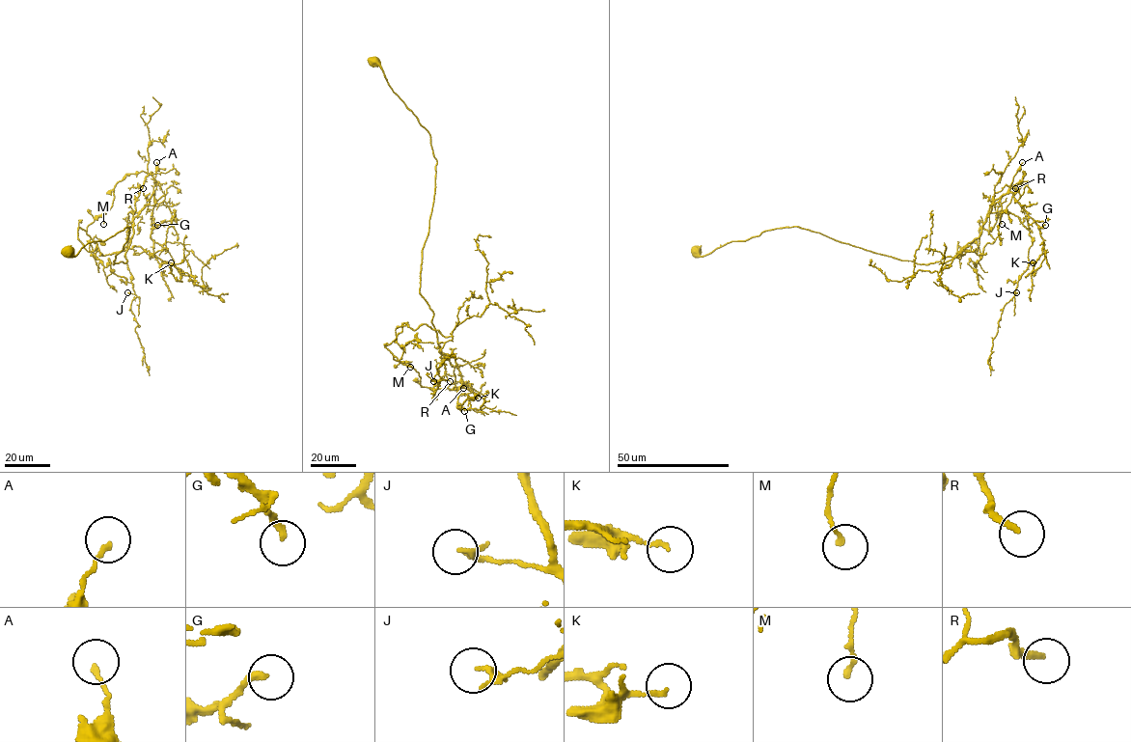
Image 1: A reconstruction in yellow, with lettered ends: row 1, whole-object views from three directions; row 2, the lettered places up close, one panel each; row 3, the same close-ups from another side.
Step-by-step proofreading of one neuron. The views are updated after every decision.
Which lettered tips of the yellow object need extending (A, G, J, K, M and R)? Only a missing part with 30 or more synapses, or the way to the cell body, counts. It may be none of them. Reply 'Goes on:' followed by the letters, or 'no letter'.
Goes on: G

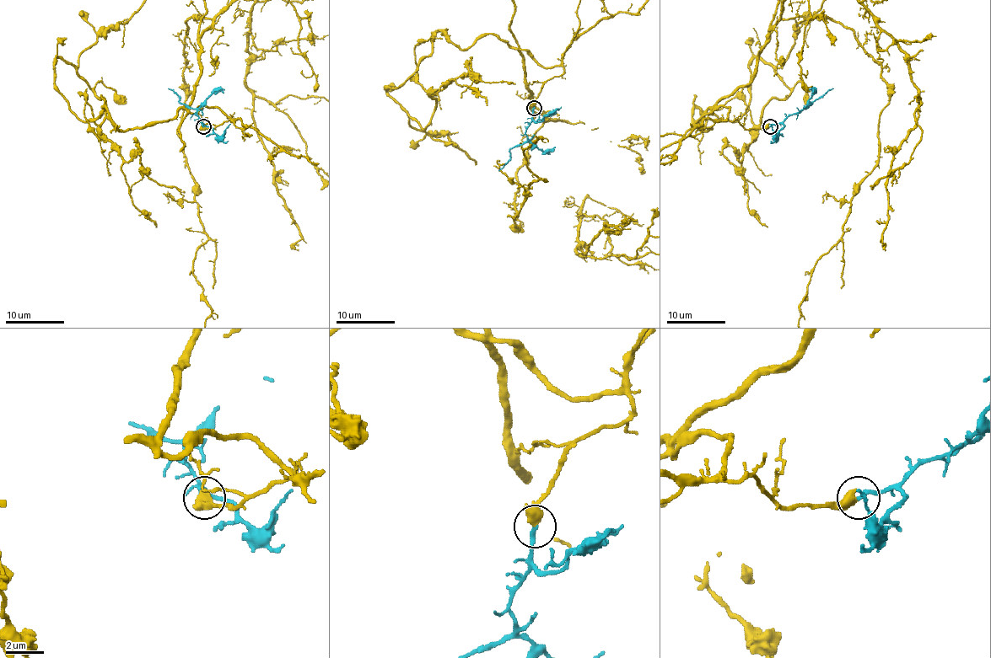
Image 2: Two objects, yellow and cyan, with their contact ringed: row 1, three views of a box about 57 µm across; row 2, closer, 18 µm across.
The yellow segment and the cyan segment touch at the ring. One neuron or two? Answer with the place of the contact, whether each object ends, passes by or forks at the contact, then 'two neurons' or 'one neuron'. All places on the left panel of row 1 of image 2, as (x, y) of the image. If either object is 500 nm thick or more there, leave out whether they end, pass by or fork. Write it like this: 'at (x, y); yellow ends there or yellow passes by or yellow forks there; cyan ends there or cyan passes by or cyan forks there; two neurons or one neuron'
at (203, 126); one neuron

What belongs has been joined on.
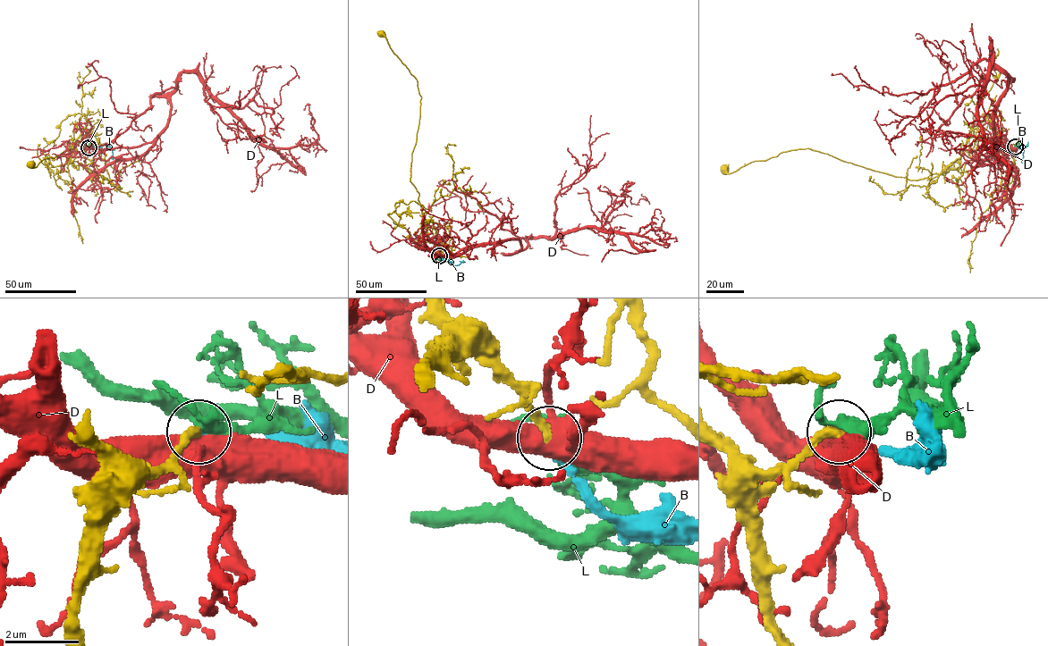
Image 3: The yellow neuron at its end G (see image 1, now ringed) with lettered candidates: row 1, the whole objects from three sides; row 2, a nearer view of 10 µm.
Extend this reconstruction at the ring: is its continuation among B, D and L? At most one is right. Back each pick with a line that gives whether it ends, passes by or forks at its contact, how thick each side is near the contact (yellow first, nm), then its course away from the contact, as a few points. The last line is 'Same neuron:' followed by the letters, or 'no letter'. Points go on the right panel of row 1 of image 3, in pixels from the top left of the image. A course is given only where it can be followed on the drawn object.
B: It ends there. Thickness 220 nm (yellow) against 240 nm. Its course: (1016, 146), (1027, 145), (1023, 148), (1022, 163)
Same neuron: B

